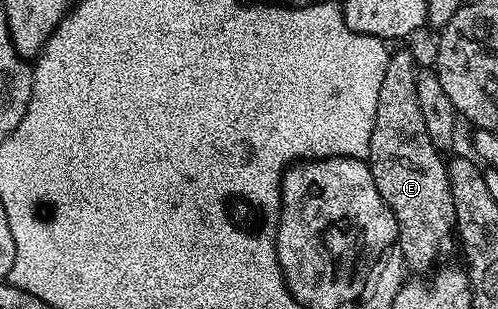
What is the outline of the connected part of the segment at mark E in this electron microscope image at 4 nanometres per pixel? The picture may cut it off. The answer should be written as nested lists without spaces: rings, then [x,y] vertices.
[[[394,50],[389,55],[380,85],[375,127],[370,133],[368,165],[376,188],[380,188],[380,196],[396,216],[396,250],[402,253],[401,261],[409,269],[411,266],[414,270],[430,272],[439,261],[442,245],[455,233],[455,220],[447,163],[432,144],[428,128],[424,128],[424,116],[420,116],[420,104],[416,104],[419,69],[419,63],[414,63],[413,56],[406,50]]]

